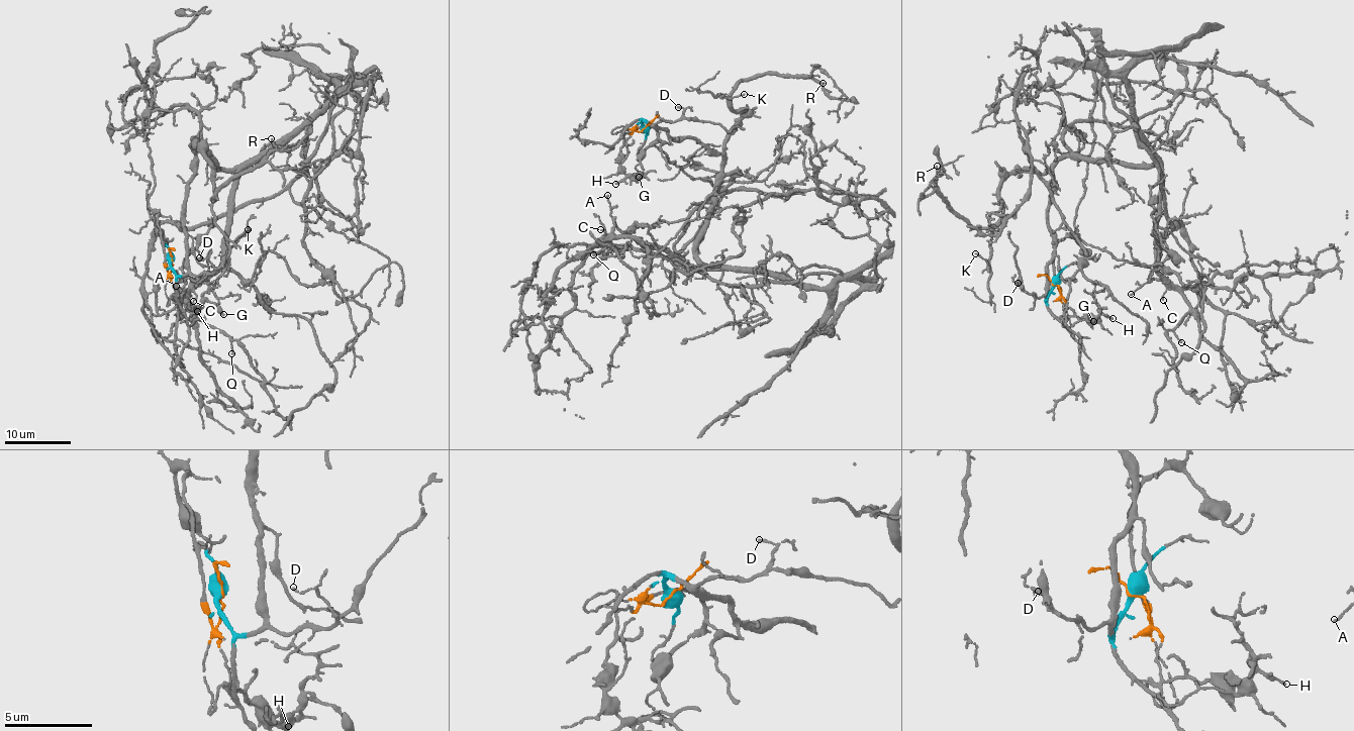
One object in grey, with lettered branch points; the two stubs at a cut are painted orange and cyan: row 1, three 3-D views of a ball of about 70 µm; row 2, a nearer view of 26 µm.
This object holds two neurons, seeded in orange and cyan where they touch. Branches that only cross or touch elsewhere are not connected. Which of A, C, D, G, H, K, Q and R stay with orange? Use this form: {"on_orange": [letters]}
{"on_orange": ["G", "H"]}

